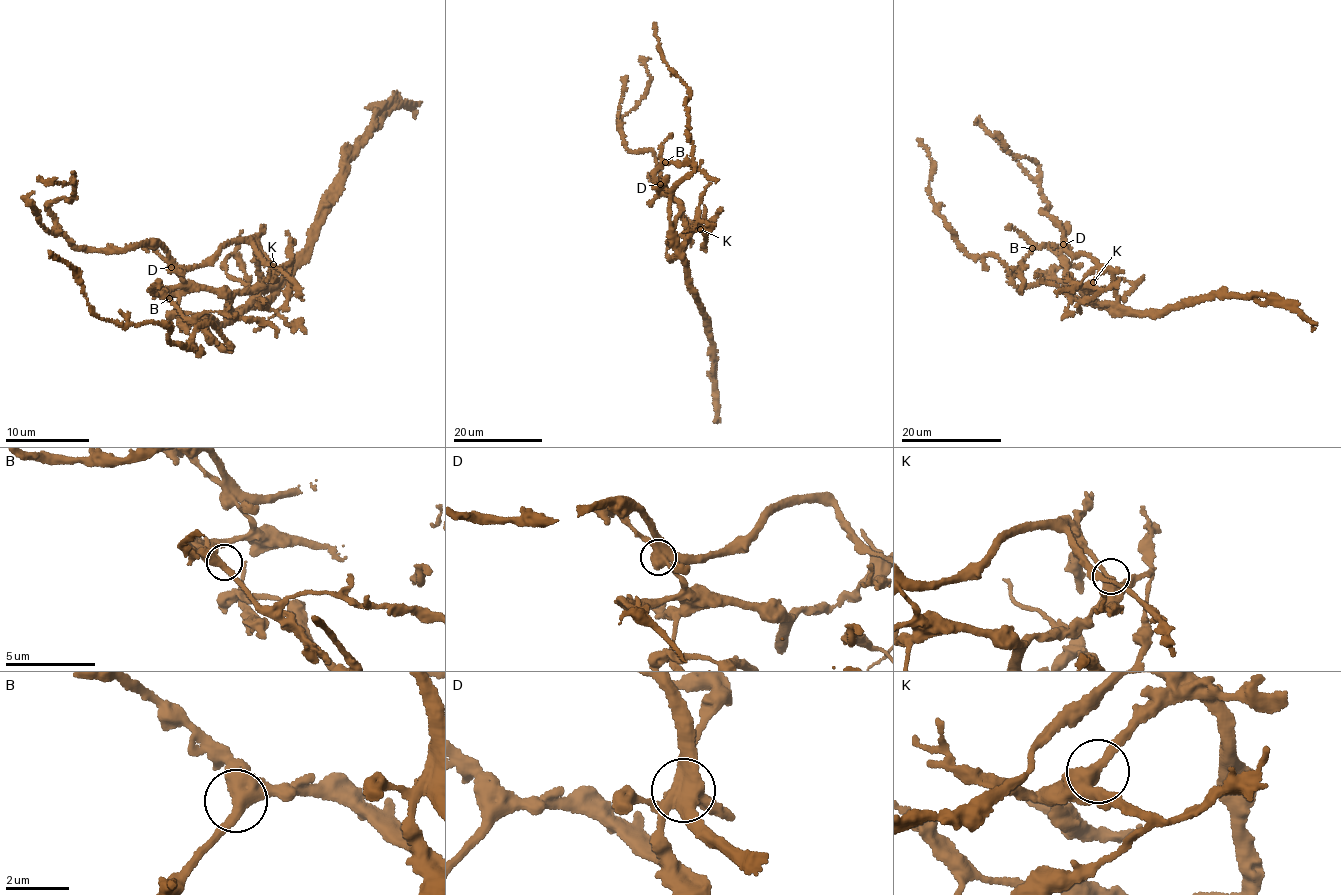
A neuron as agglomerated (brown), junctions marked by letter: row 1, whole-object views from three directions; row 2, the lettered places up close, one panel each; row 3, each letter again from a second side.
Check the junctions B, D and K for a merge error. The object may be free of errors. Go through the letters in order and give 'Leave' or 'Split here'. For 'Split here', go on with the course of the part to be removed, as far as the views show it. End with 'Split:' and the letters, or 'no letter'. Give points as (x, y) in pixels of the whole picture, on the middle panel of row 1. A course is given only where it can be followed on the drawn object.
B: Leave
D: Split here. Course of the part to remove: (660, 183), (678, 205), (670, 233), (672, 246), (685, 265), (689, 291), (710, 338), (718, 424)
K: Leave
Split: D

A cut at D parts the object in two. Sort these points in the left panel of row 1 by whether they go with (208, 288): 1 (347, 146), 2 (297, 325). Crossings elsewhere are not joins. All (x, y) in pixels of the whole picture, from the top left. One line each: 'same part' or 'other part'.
1: same part
2: other part

